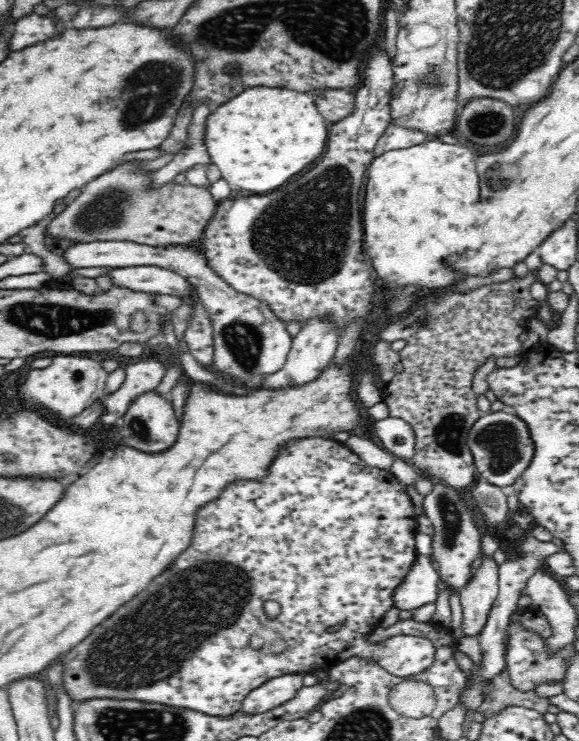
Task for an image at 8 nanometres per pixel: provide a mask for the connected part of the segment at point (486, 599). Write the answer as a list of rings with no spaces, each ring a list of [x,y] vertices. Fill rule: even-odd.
[[[482,555],[482,558],[484,559],[484,564],[480,569],[475,570],[472,582],[470,582],[464,590],[459,591],[463,612],[463,636],[468,636],[468,638],[478,637],[479,634],[482,634],[482,630],[484,630],[484,626],[486,626],[486,622],[488,622],[488,616],[490,616],[490,608],[492,608],[492,604],[496,602],[496,598],[499,594],[499,574],[497,569],[499,565],[486,560],[484,555]]]

